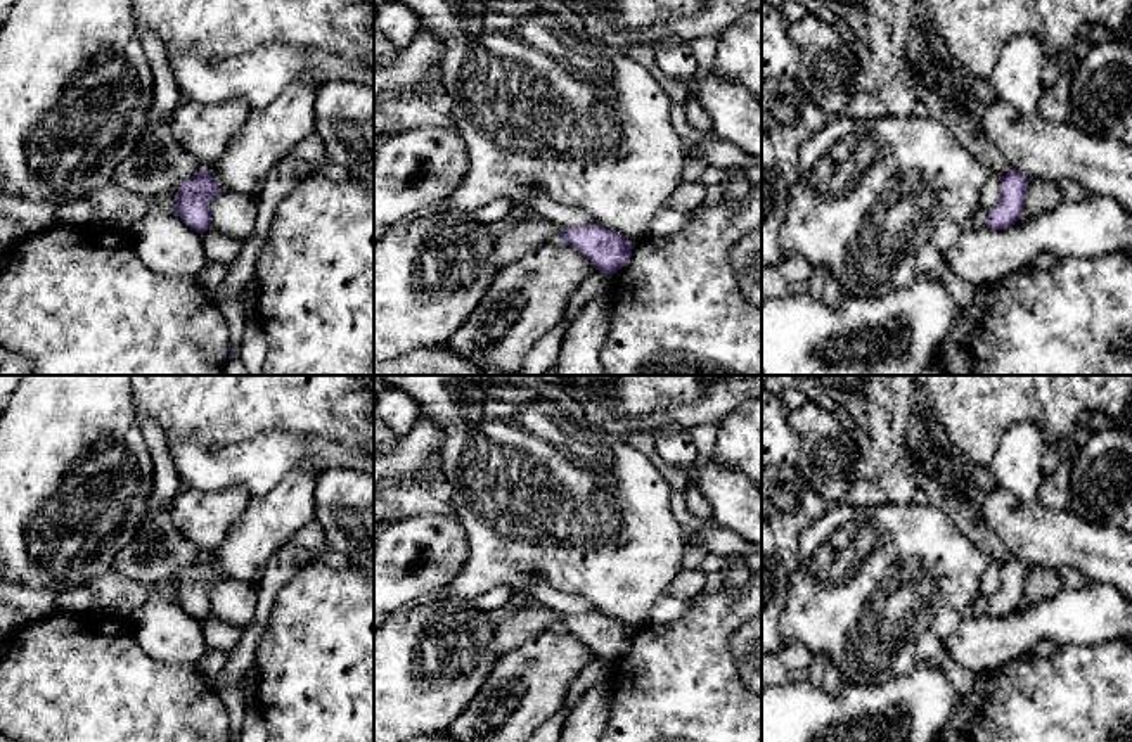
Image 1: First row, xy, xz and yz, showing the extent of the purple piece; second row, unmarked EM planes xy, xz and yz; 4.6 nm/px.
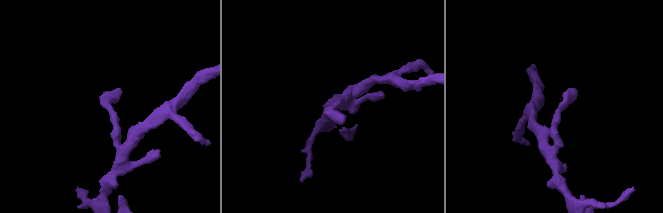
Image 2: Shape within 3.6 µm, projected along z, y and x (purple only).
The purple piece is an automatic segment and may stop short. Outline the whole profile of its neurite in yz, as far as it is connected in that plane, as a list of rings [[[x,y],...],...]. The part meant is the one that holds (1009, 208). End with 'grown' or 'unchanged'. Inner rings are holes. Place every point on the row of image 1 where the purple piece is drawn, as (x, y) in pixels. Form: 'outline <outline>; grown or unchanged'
outline [[[1009,170],[1006,176],[1000,176],[1000,199],[992,209],[988,209],[988,228],[1004,230],[1021,218],[1028,182],[1030,178],[1018,173],[1016,170]]]; unchanged

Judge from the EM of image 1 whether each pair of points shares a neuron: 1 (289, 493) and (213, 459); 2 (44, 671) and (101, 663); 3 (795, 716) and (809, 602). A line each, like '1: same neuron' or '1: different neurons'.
1: different neurons
2: same neuron
3: different neurons

